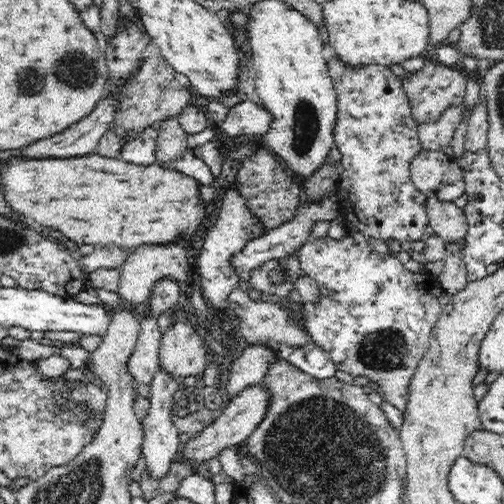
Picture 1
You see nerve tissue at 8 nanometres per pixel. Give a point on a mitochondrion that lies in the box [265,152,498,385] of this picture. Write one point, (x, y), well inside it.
(386, 349)

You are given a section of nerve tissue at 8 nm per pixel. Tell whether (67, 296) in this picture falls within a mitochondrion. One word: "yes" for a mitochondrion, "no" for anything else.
no

